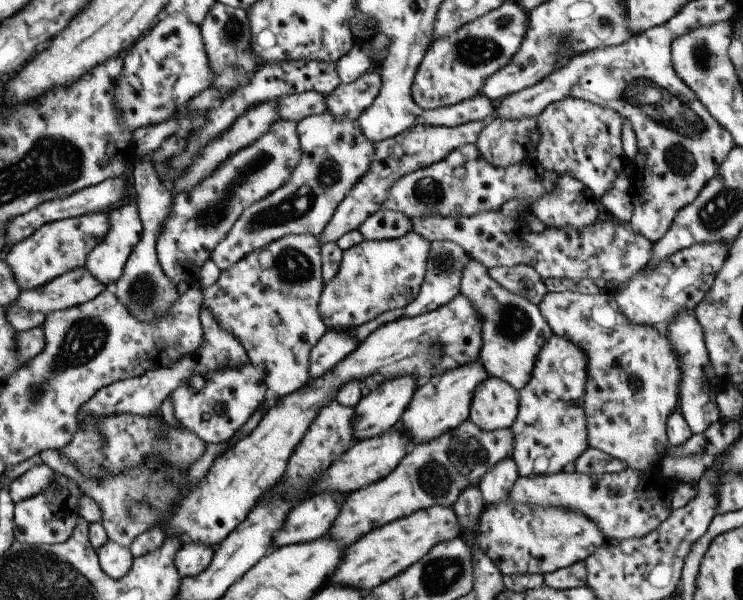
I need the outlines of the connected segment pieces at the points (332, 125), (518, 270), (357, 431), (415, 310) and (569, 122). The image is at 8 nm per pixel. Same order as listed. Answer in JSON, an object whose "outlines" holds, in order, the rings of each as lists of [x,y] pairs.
{"outlines":[[[[326,110],[298,120],[296,133],[302,155],[289,180],[271,194],[245,207],[226,235],[213,247],[210,259],[220,271],[282,236],[319,236],[346,192],[371,164],[373,143],[362,135],[357,120],[342,119]]],[[[527,265],[493,267],[488,269],[488,275],[506,291],[527,299],[536,307],[546,293],[542,278]]],[[[410,376],[384,380],[373,392],[361,397],[352,410],[350,425],[354,441],[389,431],[408,406],[417,384],[419,382]]],[[[431,241],[429,243],[428,259],[426,260],[426,271],[417,296],[402,308],[404,310],[402,316],[412,317],[431,312],[455,298],[460,293],[462,270],[469,259],[470,256],[454,242]]],[[[565,97],[549,103],[536,117],[539,131],[536,160],[543,170],[571,175],[599,200],[616,174],[628,170],[622,151],[622,118],[614,110],[581,99]]]]}

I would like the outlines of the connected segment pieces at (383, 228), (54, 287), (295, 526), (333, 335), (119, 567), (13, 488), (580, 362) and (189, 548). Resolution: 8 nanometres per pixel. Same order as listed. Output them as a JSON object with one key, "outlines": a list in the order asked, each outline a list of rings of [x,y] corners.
{"outlines":[[[[377,209],[356,228],[368,241],[391,240],[411,231],[409,219],[399,211]]],[[[84,266],[64,272],[54,279],[51,279],[47,284],[33,290],[22,290],[18,297],[11,305],[7,307],[19,307],[26,311],[41,313],[46,315],[48,312],[60,311],[69,307],[76,307],[84,302],[95,298],[100,292],[106,288],[99,282]]],[[[322,493],[295,504],[291,511],[286,512],[283,527],[274,534],[272,546],[276,549],[325,536],[340,511],[344,496]]],[[[327,329],[309,351],[308,373],[311,379],[321,376],[326,370],[335,366],[357,345],[358,340],[349,333],[339,329]]],[[[107,541],[96,551],[100,569],[112,579],[118,579],[128,573],[132,565],[131,552],[113,541]]],[[[41,463],[40,465],[32,466],[8,484],[9,498],[16,503],[34,494],[54,489],[51,477],[52,470],[47,465]]],[[[552,334],[537,353],[536,362],[523,388],[517,390],[518,409],[513,424],[508,428],[512,433],[513,462],[519,477],[550,475],[570,468],[572,462],[588,447],[582,398],[586,381],[586,358],[576,344]]],[[[183,543],[174,558],[177,574],[181,579],[199,574],[209,566],[213,553],[214,547],[209,545]]]]}

